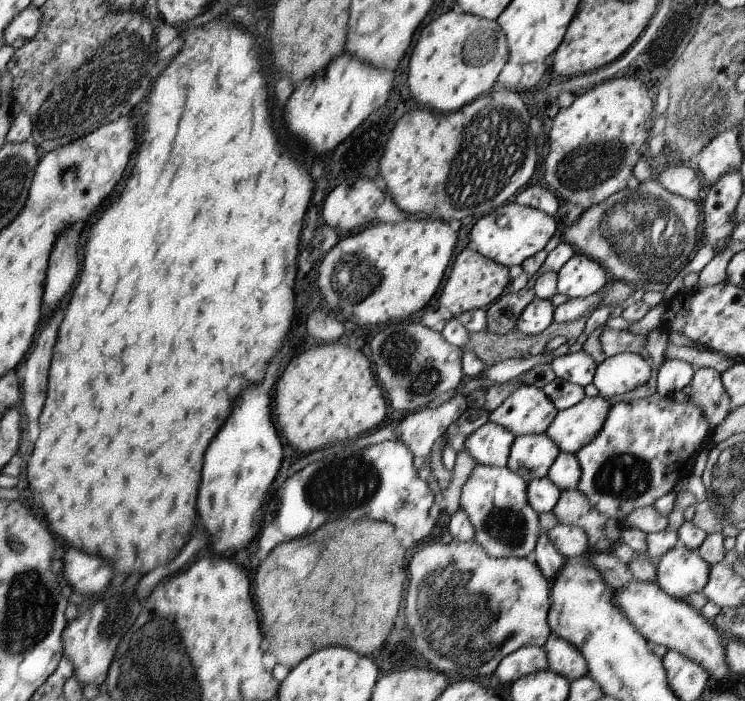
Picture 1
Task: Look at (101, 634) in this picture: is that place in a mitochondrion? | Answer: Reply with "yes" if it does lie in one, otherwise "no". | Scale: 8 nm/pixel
yes

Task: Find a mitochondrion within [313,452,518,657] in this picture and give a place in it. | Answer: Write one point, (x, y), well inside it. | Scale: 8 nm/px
(445, 596)

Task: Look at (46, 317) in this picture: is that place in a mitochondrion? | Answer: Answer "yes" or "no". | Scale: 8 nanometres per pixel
no

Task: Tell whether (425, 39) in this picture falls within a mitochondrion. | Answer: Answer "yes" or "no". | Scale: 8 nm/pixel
no

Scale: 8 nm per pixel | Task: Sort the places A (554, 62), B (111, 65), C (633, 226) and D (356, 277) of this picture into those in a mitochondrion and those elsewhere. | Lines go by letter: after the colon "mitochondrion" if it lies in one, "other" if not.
A: other
B: mitochondrion
C: mitochondrion
D: mitochondrion

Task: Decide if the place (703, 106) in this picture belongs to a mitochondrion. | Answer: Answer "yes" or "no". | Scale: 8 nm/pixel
yes

